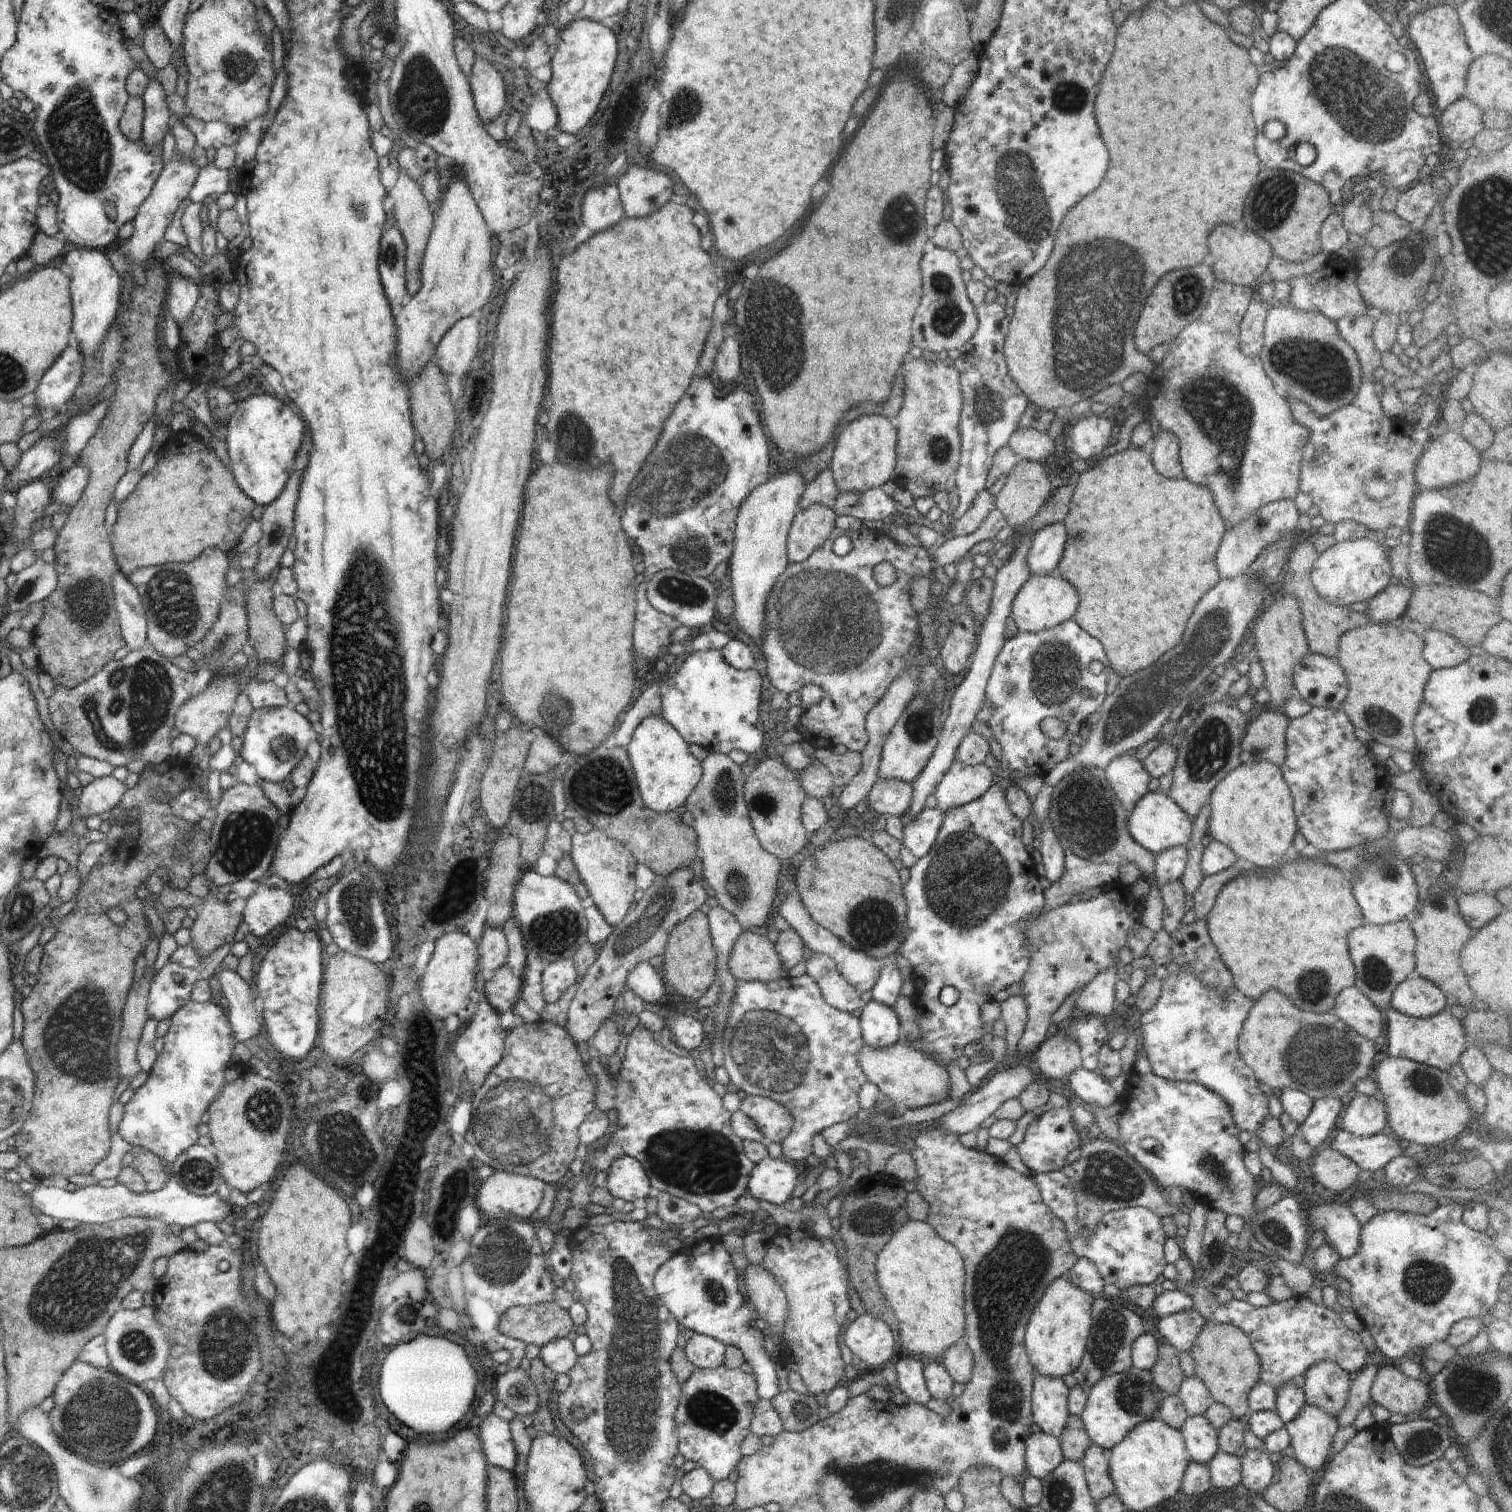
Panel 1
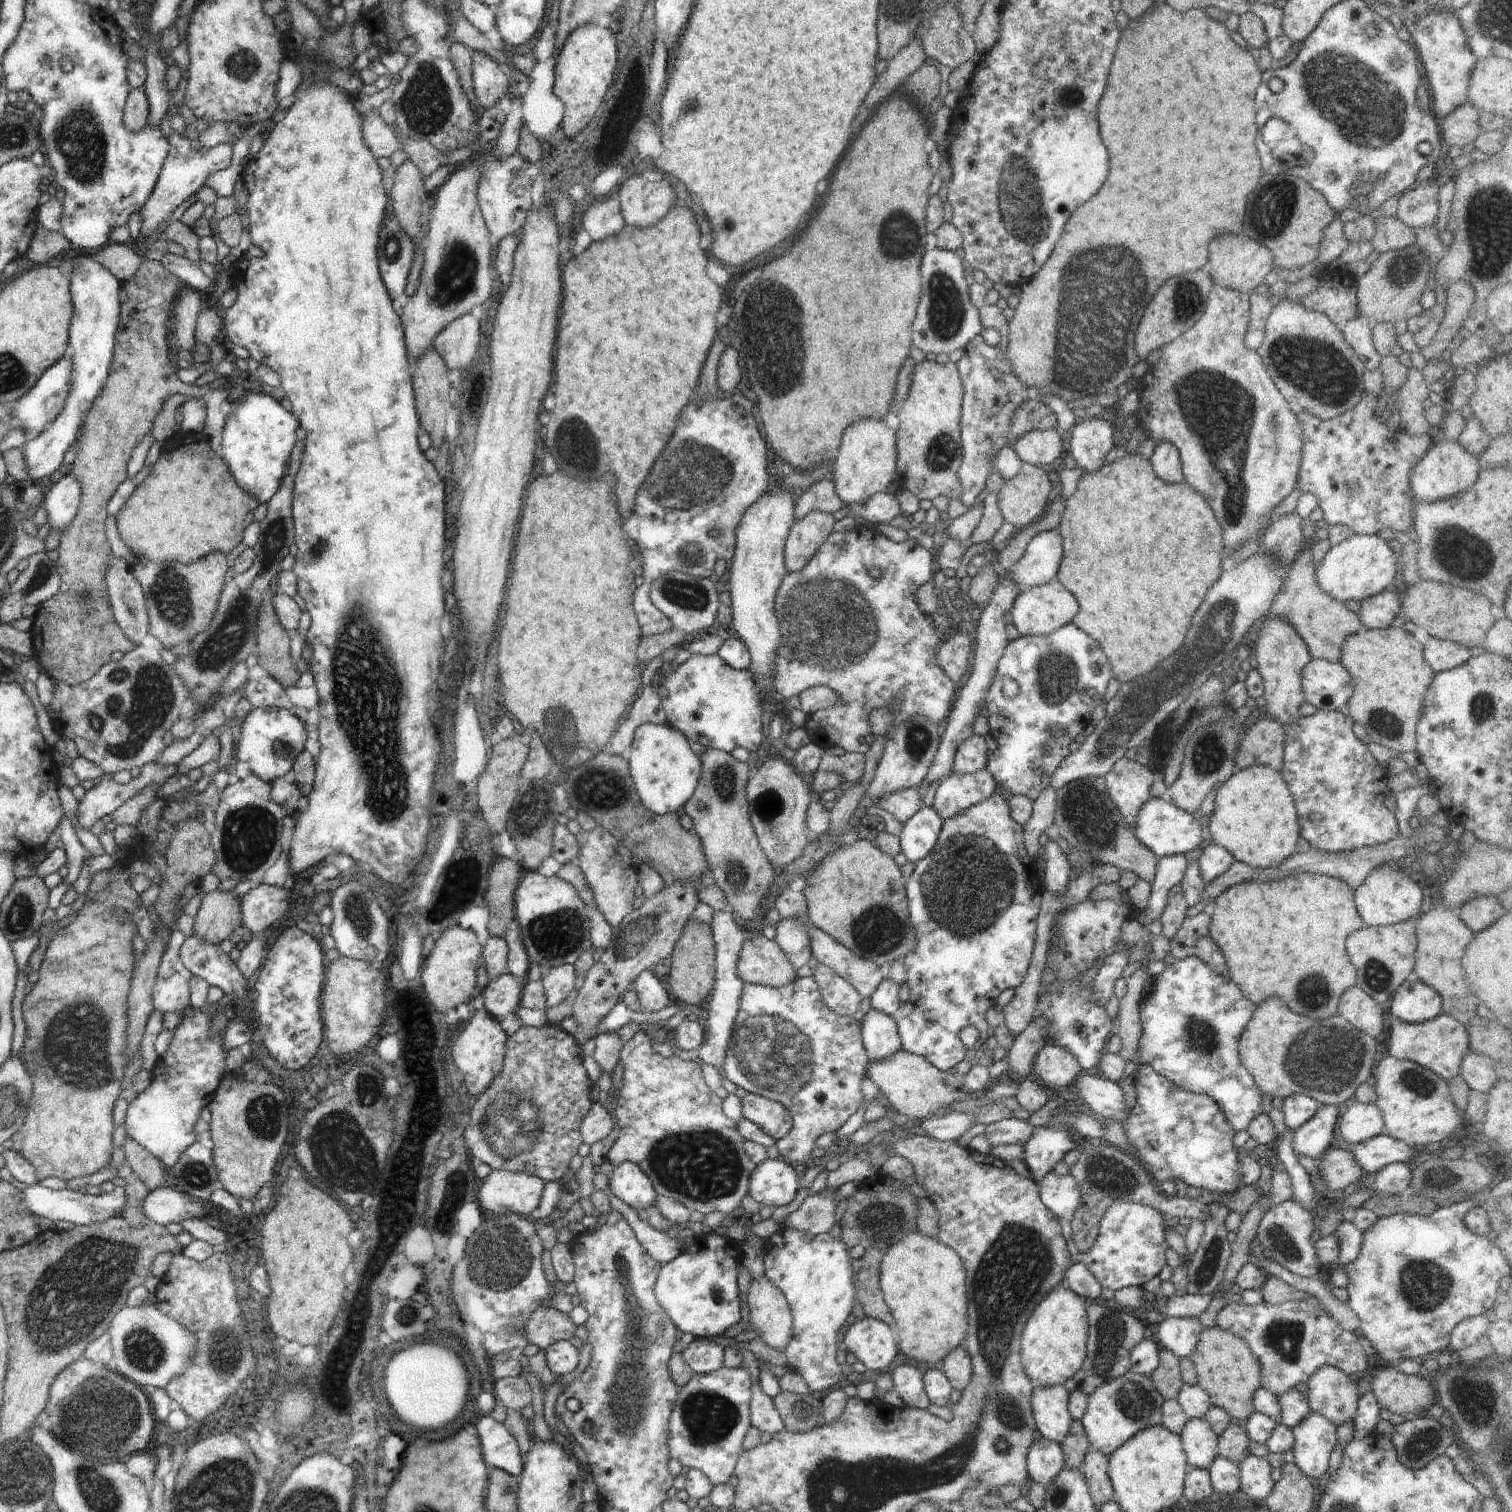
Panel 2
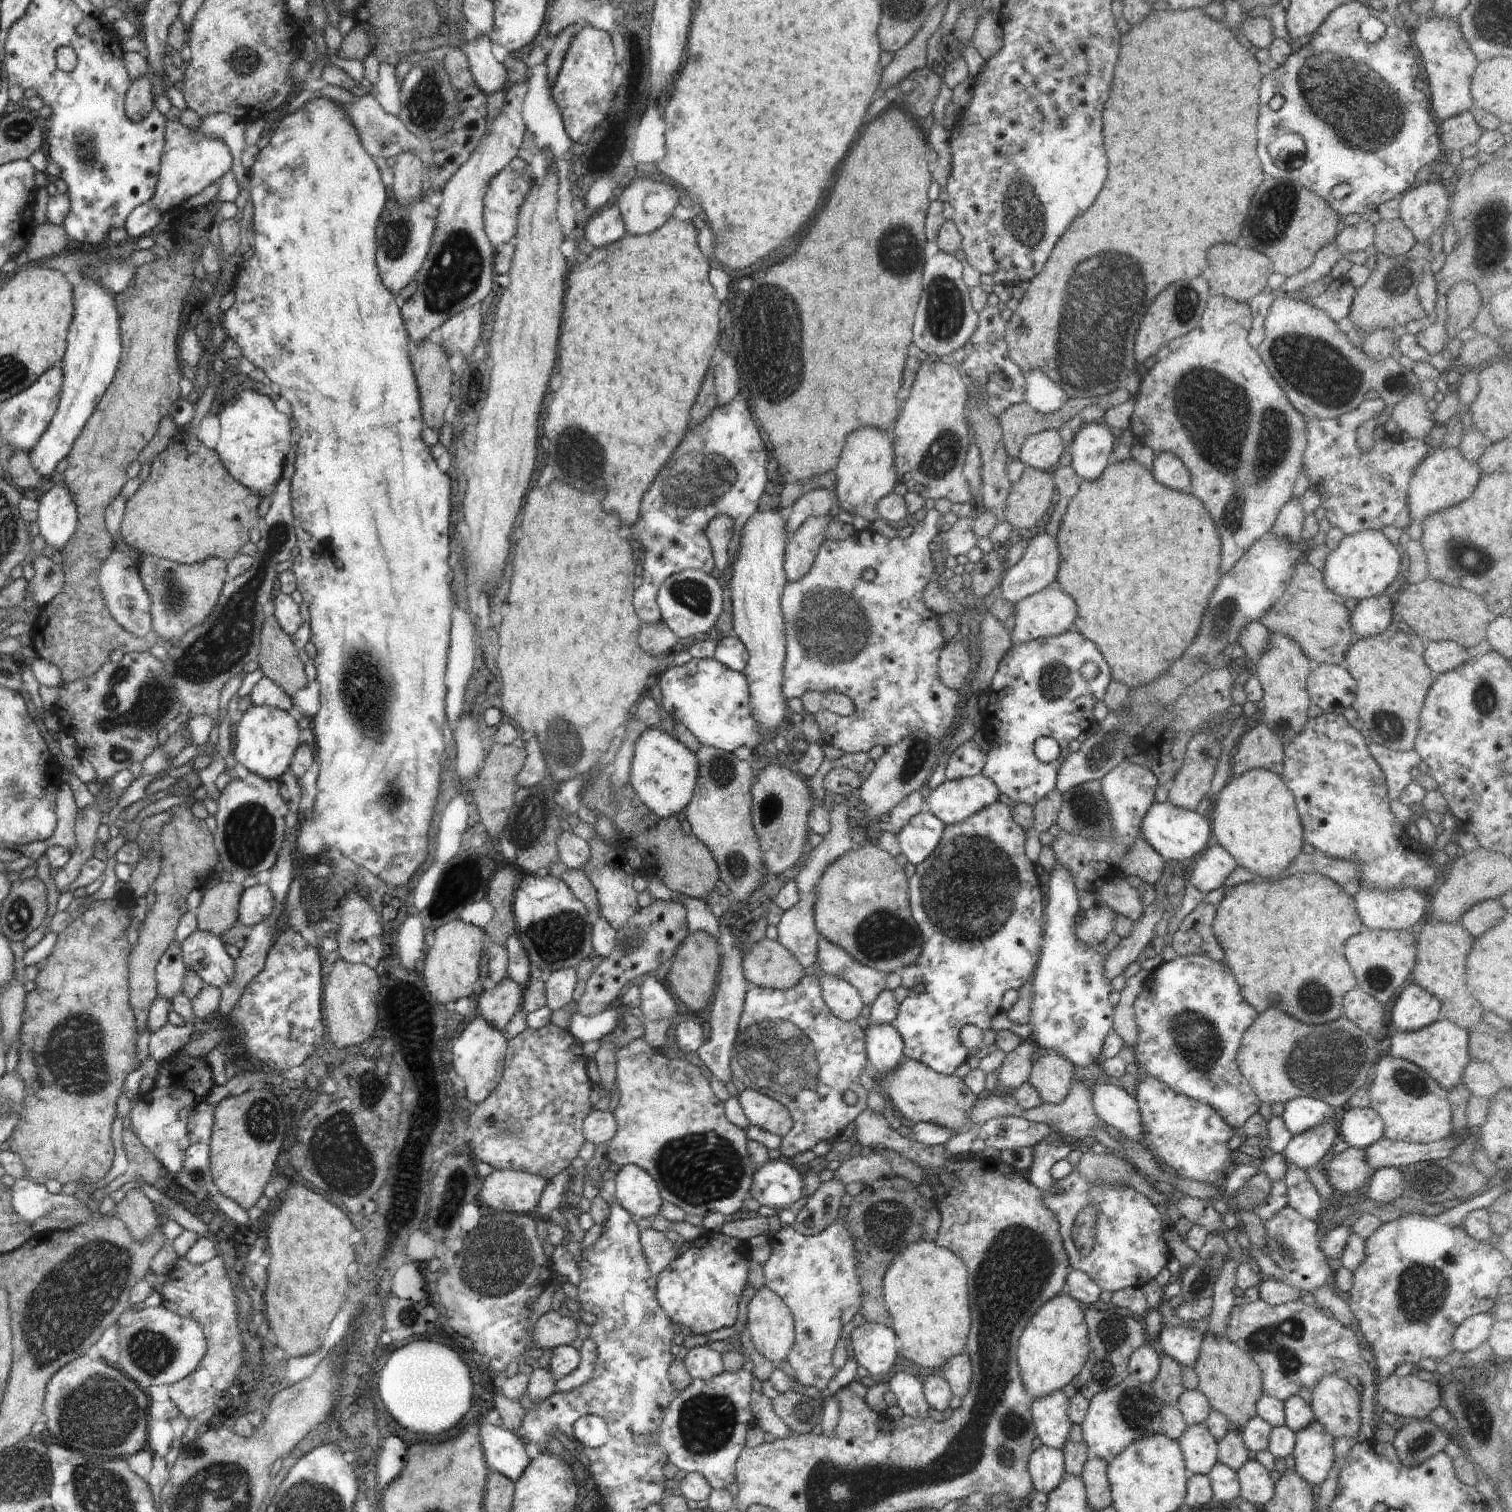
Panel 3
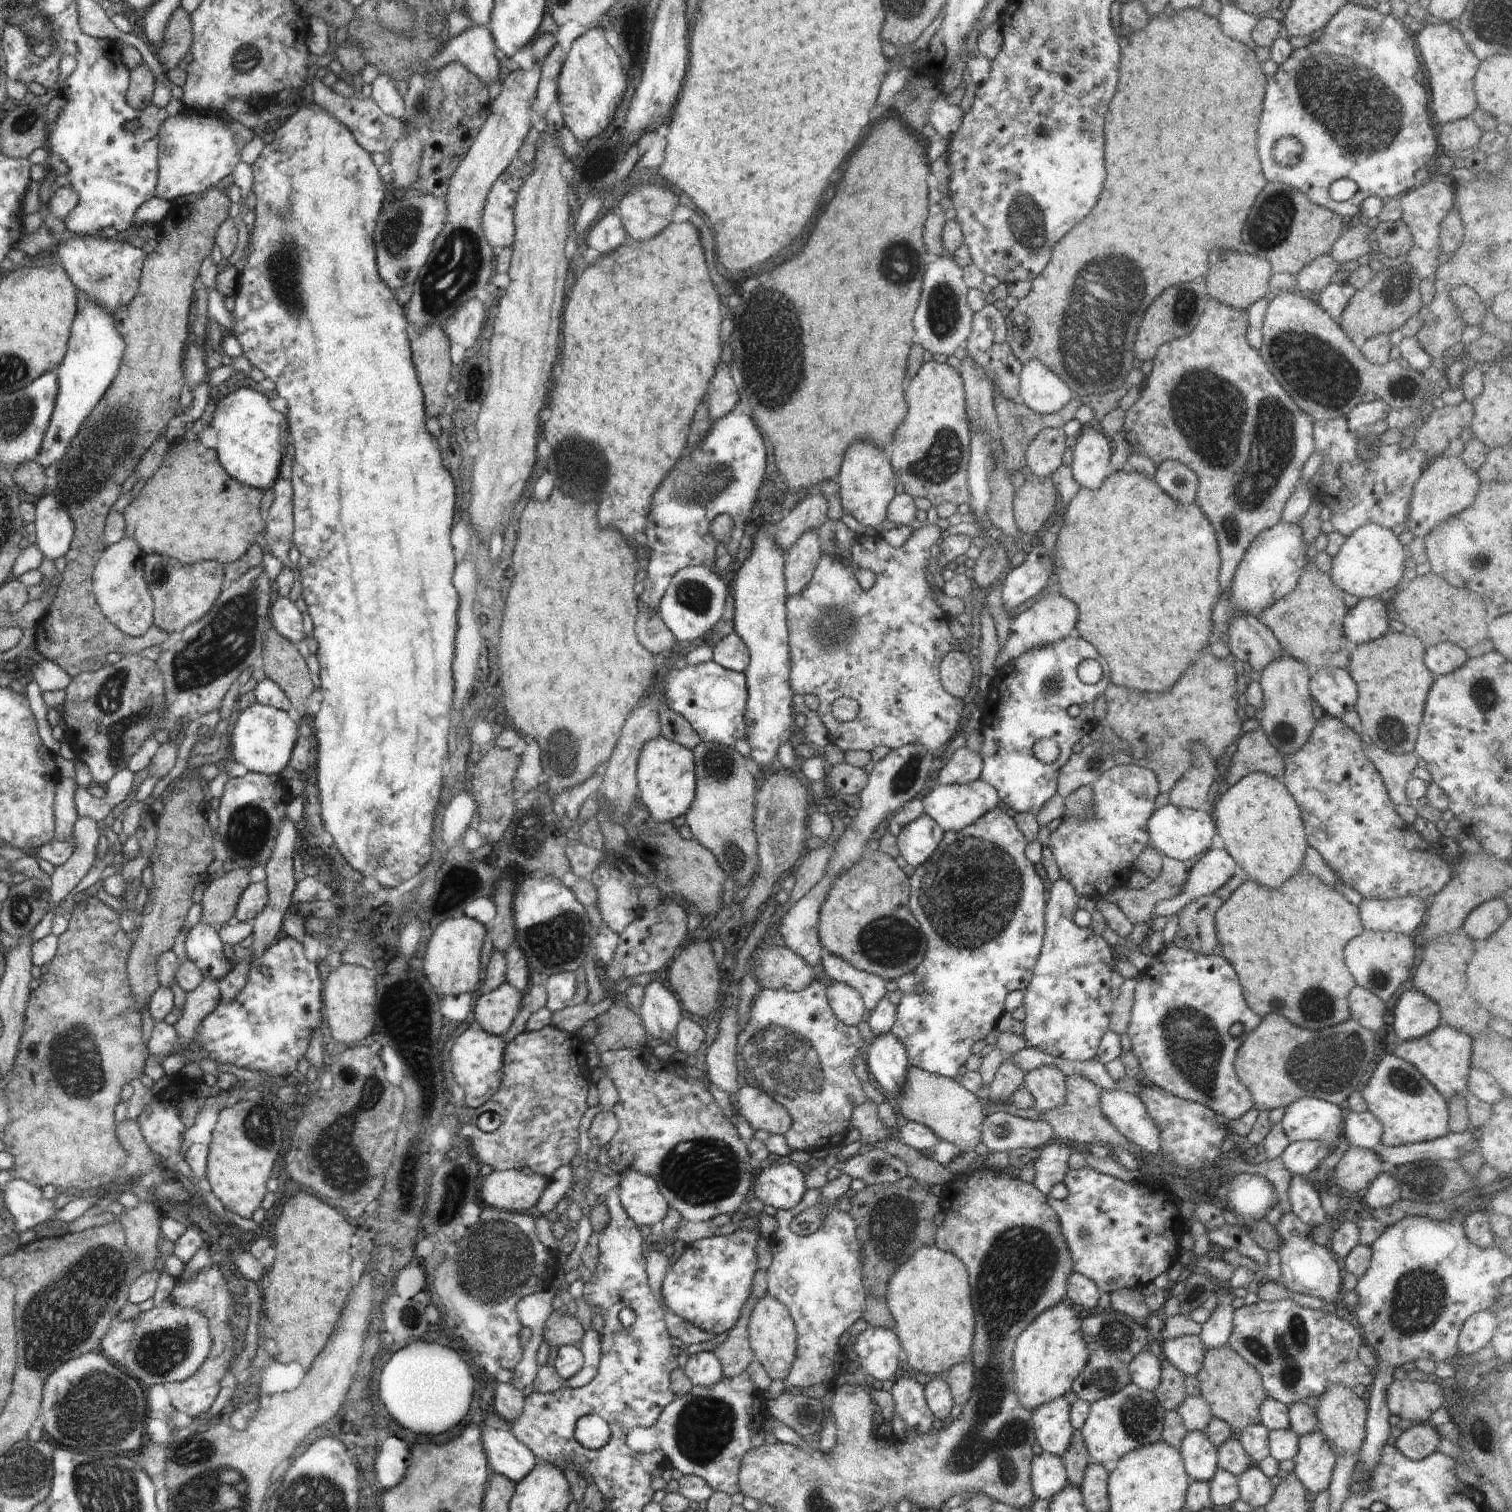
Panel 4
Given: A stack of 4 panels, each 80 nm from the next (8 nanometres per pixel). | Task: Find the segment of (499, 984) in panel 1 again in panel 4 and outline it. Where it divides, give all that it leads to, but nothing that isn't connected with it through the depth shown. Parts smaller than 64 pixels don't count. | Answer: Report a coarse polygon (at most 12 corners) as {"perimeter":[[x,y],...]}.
{"perimeter":[[506,981],[478,998],[473,1020],[508,1032],[525,995]]}

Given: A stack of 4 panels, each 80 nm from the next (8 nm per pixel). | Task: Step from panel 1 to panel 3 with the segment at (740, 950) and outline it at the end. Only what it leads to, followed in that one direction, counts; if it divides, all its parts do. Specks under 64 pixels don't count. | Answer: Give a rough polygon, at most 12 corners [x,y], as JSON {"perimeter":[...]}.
{"perimeter":[[767,938],[747,950],[749,985],[790,990],[806,976],[790,950]]}

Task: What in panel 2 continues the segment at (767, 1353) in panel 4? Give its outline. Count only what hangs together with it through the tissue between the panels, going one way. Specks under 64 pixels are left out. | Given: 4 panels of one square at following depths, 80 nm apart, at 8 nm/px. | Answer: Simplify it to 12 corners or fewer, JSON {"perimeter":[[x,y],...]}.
{"perimeter":[[766,1276],[747,1297],[750,1335],[784,1352],[792,1312]]}

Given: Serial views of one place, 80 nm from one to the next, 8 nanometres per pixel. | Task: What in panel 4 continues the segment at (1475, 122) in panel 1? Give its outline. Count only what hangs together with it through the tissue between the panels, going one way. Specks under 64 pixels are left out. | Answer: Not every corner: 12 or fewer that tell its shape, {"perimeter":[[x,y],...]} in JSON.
{"perimeter":[[1468,117],[1440,126],[1448,157],[1479,146],[1483,130]]}

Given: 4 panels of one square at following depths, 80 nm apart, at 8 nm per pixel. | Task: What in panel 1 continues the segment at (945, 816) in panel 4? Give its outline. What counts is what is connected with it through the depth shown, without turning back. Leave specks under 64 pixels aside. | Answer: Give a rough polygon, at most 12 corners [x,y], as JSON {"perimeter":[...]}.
{"perimeter":[[956,758],[935,790],[945,813],[980,798],[993,785],[991,762]]}

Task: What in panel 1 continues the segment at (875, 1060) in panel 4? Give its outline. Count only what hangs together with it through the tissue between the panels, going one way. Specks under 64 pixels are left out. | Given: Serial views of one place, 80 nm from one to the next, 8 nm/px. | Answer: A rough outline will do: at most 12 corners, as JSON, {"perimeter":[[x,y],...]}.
{"perimeter":[[866,1003],[859,1021],[864,1044],[882,1050],[902,1042],[897,1013]]}

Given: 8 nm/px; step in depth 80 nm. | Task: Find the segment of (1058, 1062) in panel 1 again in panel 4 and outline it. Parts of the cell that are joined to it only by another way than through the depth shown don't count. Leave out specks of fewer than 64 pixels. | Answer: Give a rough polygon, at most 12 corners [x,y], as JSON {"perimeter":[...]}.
{"perimeter":[[1056,1066],[1024,1076],[1038,1112],[1066,1103],[1066,1076]]}

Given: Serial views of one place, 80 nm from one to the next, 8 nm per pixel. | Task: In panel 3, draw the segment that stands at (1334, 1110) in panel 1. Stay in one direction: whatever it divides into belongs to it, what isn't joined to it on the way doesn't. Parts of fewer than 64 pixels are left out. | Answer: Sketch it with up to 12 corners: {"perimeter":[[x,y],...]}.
{"perimeter":[[1328,1120],[1293,1136],[1283,1156],[1302,1170],[1320,1168],[1339,1142]]}

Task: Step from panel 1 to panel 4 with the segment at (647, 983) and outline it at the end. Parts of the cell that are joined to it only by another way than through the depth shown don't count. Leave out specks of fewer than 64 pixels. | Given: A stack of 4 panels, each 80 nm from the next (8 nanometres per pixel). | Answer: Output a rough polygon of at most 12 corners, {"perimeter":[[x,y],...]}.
{"perimeter":[[658,982],[638,1009],[649,1035],[668,1042],[683,1019],[677,996]]}

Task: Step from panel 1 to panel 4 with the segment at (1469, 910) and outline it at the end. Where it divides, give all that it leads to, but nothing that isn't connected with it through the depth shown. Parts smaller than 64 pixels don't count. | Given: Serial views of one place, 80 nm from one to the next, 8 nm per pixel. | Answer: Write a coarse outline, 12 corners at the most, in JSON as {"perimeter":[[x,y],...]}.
{"perimeter":[[1502,898],[1472,910],[1462,929],[1474,941],[1486,940],[1510,912]]}

